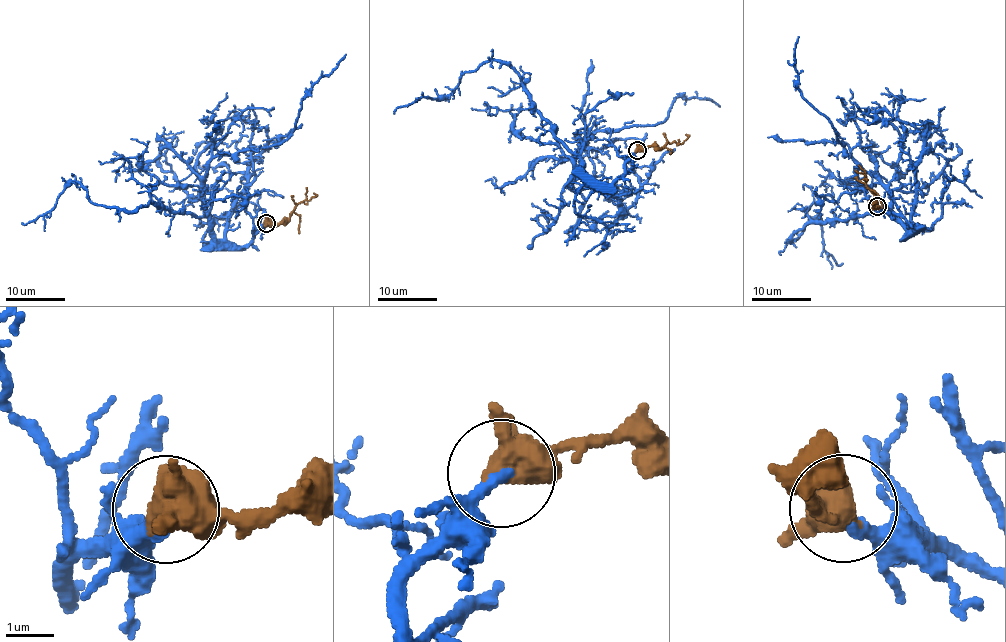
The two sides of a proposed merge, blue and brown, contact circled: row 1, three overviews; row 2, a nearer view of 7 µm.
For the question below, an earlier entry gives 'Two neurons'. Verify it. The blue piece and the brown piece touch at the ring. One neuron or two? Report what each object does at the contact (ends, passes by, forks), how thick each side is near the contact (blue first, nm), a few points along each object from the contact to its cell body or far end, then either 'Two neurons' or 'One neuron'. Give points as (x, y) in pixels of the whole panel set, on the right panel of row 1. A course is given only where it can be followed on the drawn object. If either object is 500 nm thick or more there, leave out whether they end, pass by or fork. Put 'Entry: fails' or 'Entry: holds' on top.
Entry: fails
Thickness 240 nm (blue) against 550 nm. Course of blue: (877, 206), (916, 228), (883, 209), (805, 224), (787, 240), (816, 216), (825, 250), (843, 263). Course of brown: (877, 206), (873, 194), (866, 185), (866, 177), (855, 170). One neuron

